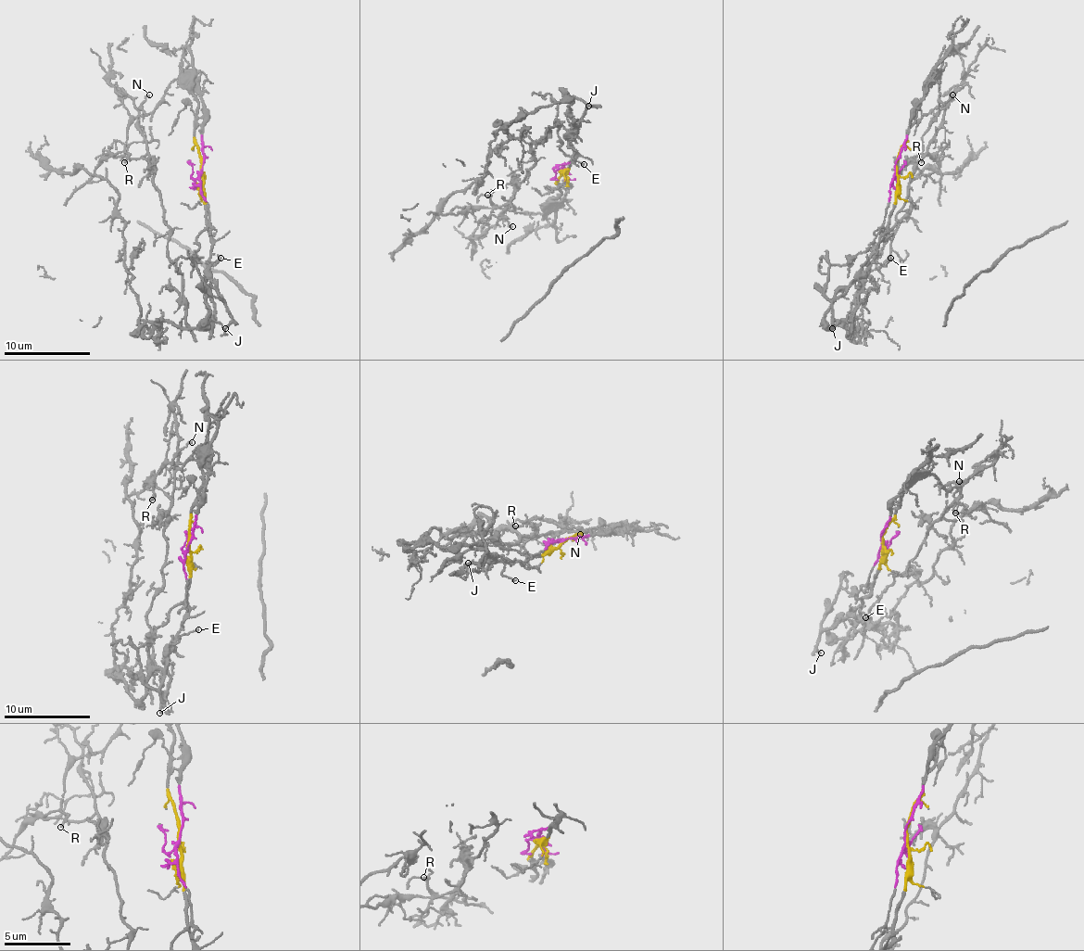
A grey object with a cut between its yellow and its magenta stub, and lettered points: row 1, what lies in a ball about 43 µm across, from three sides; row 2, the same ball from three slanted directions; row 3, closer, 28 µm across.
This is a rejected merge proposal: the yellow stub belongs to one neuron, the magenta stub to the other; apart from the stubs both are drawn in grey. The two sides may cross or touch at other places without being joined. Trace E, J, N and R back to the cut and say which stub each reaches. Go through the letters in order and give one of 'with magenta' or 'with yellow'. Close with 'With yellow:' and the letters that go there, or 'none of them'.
E: with yellow
J: with magenta
N: with magenta
R: with magenta
With yellow: E

